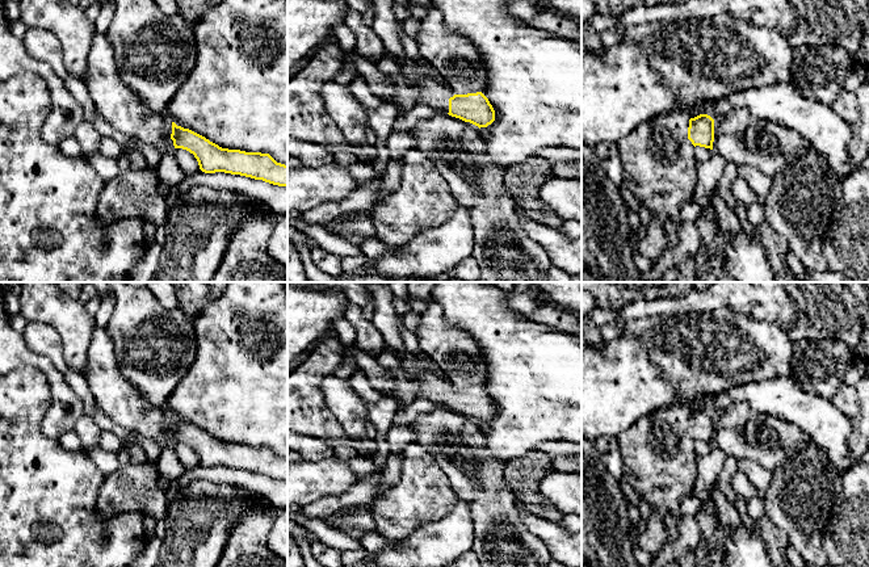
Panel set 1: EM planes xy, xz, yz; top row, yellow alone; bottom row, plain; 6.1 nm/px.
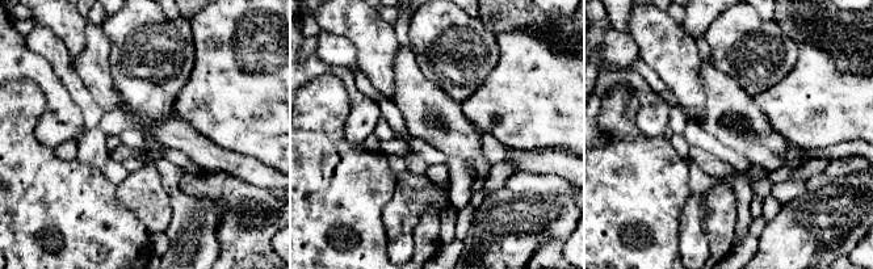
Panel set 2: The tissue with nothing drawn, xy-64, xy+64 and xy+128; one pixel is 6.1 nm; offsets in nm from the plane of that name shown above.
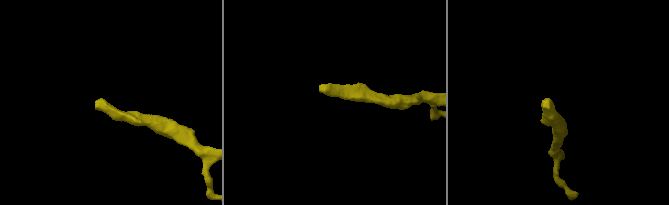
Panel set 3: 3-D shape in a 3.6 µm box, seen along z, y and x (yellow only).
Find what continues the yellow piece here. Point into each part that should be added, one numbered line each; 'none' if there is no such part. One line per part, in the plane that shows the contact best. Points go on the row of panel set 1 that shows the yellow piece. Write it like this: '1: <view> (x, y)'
1: xz (428, 92)

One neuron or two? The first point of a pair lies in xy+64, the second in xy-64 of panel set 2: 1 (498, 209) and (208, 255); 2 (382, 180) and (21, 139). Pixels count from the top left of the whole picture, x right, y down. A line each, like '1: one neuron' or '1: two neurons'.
1: one neuron
2: one neuron

